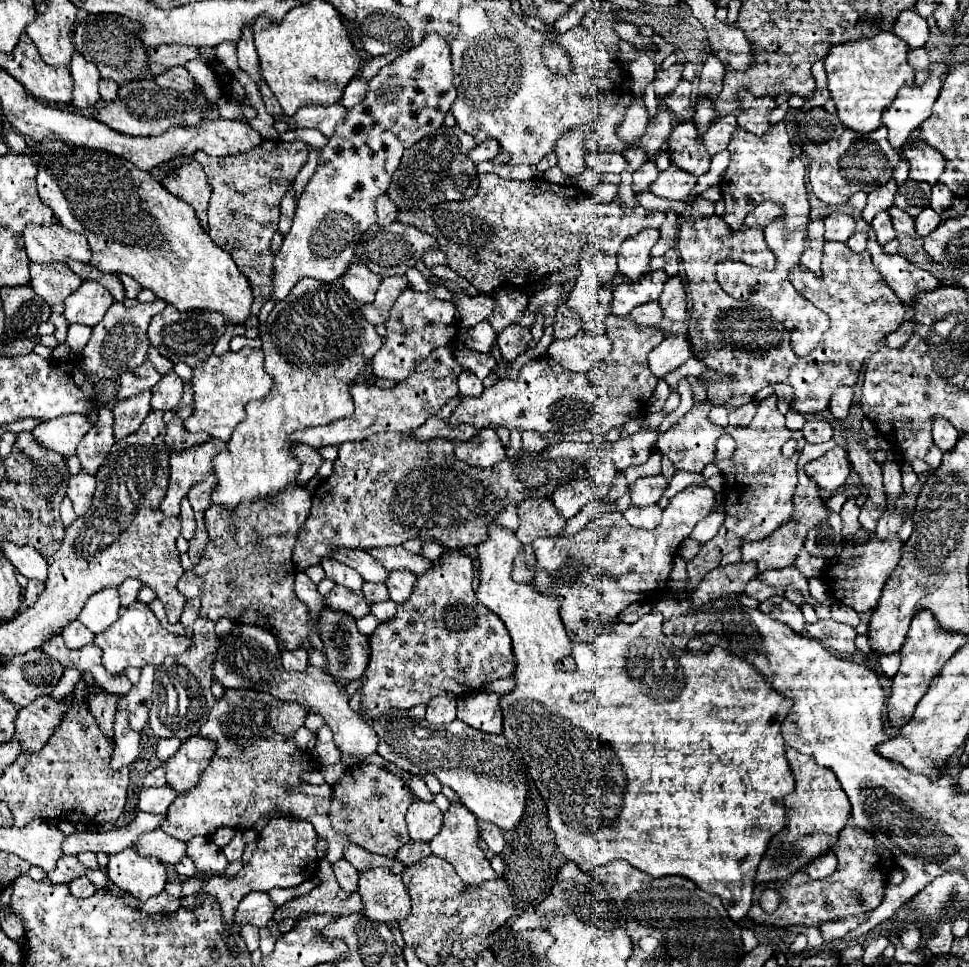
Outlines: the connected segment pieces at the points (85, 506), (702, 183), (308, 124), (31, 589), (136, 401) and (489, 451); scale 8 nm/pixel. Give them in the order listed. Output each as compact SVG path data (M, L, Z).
M77 474L69 478L69 498L73 502L73 510L77 516L83 516L91 508L91 500L95 494L95 478L89 474Z
M725 150L725 152L721 152L721 154L715 154L715 156L713 156L713 160L711 160L711 168L709 168L709 172L697 178L695 192L691 194L691 198L687 198L687 202L693 202L693 198L701 196L709 186L717 184L717 180L723 176L723 172L725 172L727 164L729 164L729 152L727 152L727 150Z
M337 102L329 106L301 106L295 116L283 118L291 130L299 128L317 128L327 138L333 134L337 122L347 114L347 110Z
M29 580L29 586L27 586L25 594L23 594L25 604L27 604L27 606L33 606L33 604L37 602L37 598L39 598L41 592L43 592L43 584L37 582L37 580Z
M139 394L139 398L129 398L127 402L117 402L113 406L115 440L121 440L121 438L133 434L141 426L141 422L145 420L145 416L151 410L149 396L151 394Z
M487 428L479 434L479 442L455 442L455 456L477 468L493 468L505 458L505 446L495 430Z

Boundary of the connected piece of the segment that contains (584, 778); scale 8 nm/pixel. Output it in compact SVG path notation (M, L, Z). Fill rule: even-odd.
M491 524L489 530L489 540L477 546L479 552L479 568L483 570L483 578L477 590L477 598L481 600L483 606L487 606L491 612L495 612L507 626L511 640L513 640L513 656L515 656L515 688L505 694L499 700L501 714L503 714L503 736L507 742L515 744L519 742L519 750L523 750L523 762L527 764L535 786L539 788L541 798L545 798L545 806L549 810L549 826L555 832L555 842L561 850L561 854L575 862L583 872L591 872L603 864L609 864L613 860L627 860L633 868L651 874L651 878L661 878L661 876L683 876L693 880L701 890L713 892L721 898L723 906L727 908L727 914L731 916L733 922L739 922L745 918L749 906L751 906L751 896L753 896L753 886L755 886L755 872L757 866L767 850L769 840L783 828L785 824L785 804L783 798L795 790L793 786L793 774L789 768L789 762L785 758L785 742L779 732L781 722L785 720L789 708L793 706L791 698L785 698L781 692L777 692L771 682L765 682L763 674L749 662L739 660L739 657L716 646L709 652L693 652L691 650L679 650L671 644L671 640L661 632L661 622L663 614L651 604L651 612L641 616L635 624L615 624L607 626L607 630L601 630L597 640L593 644L585 642L573 642L567 638L567 632L563 628L561 616L559 616L559 604L553 598L547 598L539 594L531 584L517 584L511 580L511 570L513 570L513 560L521 552L521 542L517 536L509 530L499 528L497 524ZM633 666L643 666L641 678L631 678L629 672ZM563 716L565 718L565 728L569 742L563 742Z

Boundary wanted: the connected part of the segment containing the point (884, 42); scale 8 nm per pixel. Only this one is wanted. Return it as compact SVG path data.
M879 32L873 38L857 38L831 48L825 58L829 92L837 104L837 116L843 126L859 132L871 132L881 126L881 112L901 86L915 82L913 68L907 64L909 46L891 32Z

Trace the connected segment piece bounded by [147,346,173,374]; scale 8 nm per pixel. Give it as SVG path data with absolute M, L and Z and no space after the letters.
M149 346L149 350L147 350L147 358L151 358L151 362L157 366L157 370L159 370L161 374L173 370L173 364L171 364L167 358L163 358L163 356L155 350L155 346Z

